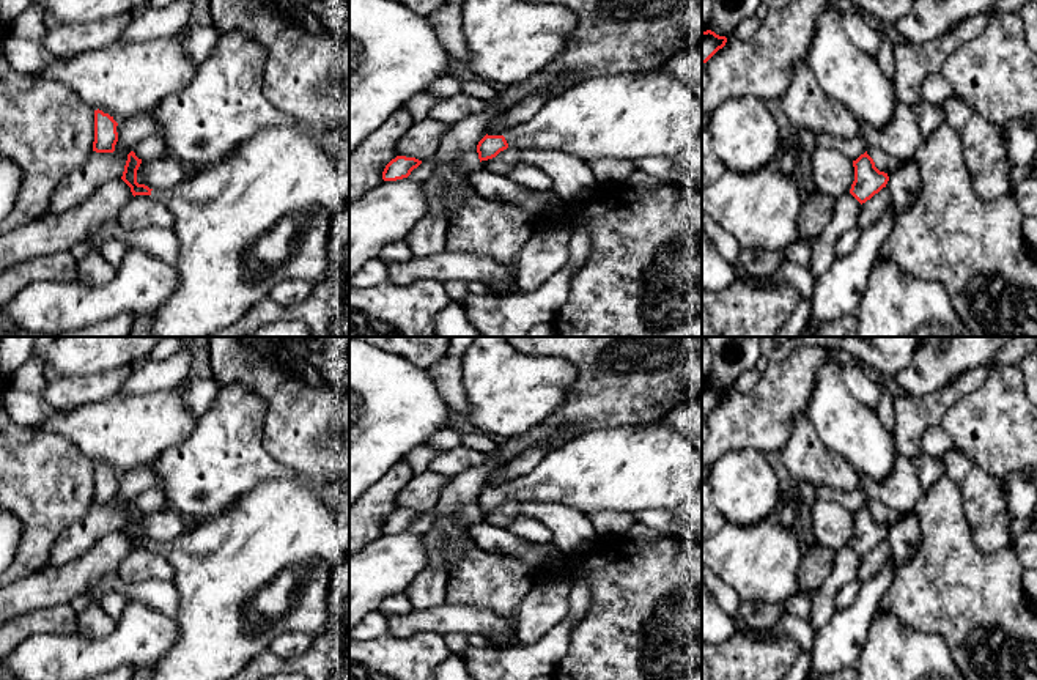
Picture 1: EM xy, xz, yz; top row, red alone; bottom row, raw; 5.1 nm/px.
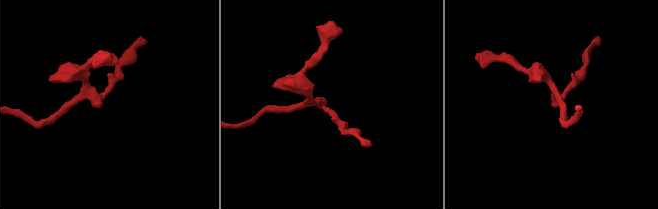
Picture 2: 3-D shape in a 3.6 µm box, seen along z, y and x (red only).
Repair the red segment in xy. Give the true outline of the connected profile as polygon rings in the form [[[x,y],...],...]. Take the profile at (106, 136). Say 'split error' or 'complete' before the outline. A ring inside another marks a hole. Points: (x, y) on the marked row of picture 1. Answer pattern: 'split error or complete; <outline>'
complete; [[[94,110],[94,142],[93,151],[96,153],[113,153],[118,142],[116,132],[118,123],[109,113]]]

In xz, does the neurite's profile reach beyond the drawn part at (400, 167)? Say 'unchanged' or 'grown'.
unchanged

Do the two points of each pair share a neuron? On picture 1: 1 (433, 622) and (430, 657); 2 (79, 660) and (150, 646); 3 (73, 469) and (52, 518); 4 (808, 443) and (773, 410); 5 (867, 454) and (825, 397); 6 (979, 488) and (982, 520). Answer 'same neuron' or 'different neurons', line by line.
1: different neurons
2: same neuron
3: same neuron
4: different neurons
5: same neuron
6: same neuron

